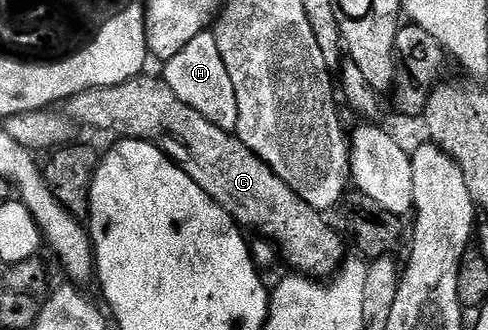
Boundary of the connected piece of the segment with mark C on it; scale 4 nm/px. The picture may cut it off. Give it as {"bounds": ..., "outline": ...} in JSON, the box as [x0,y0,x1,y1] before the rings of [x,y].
{"bounds":[63,76,347,279],"outline":[[[149,76],[132,77],[118,85],[83,91],[64,102],[63,112],[78,126],[90,125],[93,129],[114,133],[114,138],[153,142],[156,149],[162,149],[182,171],[191,175],[191,179],[195,179],[195,183],[199,183],[199,187],[203,187],[203,191],[207,191],[207,195],[211,195],[211,199],[219,203],[223,211],[232,215],[238,225],[250,225],[261,232],[258,234],[262,238],[272,241],[283,261],[285,257],[286,263],[293,268],[290,270],[314,279],[332,278],[346,260],[347,252],[340,235],[325,222],[326,214],[299,199],[295,191],[291,191],[291,187],[283,183],[275,171],[271,171],[267,162],[260,161],[230,130],[215,127],[215,123],[203,119],[199,111],[187,107],[187,103],[183,103],[183,99],[179,99],[179,95],[175,95],[175,91],[171,91],[169,84],[160,76]]]}

